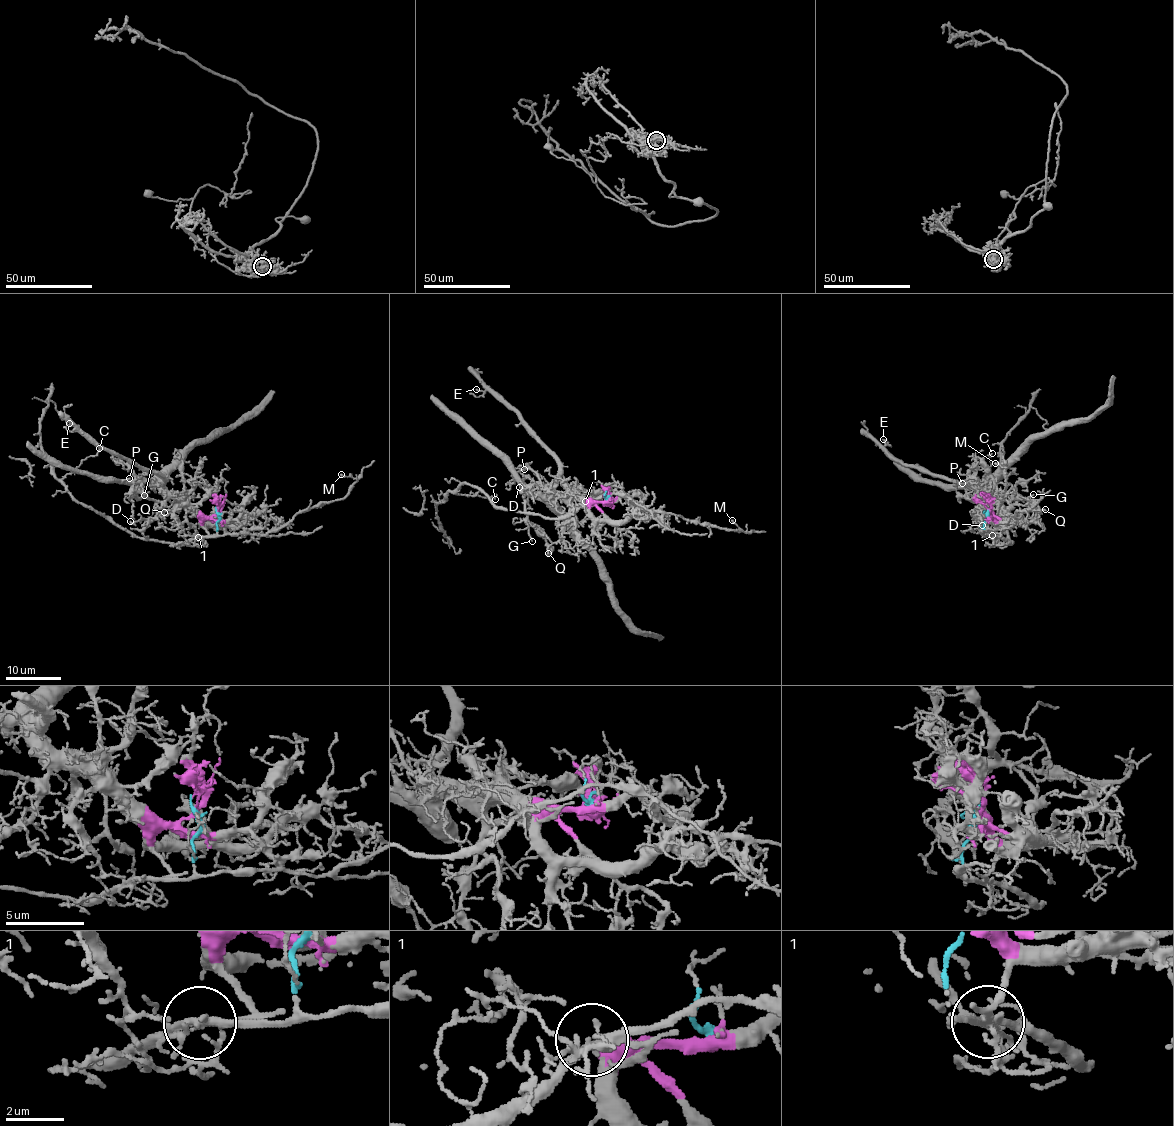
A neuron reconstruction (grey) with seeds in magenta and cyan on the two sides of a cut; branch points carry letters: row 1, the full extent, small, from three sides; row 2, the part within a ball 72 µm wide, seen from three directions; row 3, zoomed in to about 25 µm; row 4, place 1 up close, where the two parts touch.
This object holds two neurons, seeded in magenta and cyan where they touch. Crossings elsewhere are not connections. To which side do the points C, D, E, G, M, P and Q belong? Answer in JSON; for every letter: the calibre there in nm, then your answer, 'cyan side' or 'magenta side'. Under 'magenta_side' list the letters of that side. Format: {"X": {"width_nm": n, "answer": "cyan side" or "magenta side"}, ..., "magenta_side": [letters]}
{"C": {"width_nm": 150, "answer": "cyan side"}, "D": {"width_nm": 80, "answer": "magenta side"}, "E": {"width_nm": 130, "answer": "magenta side"}, "G": {"width_nm": 130, "answer": "magenta side"}, "M": {"width_nm": 140, "answer": "cyan side"}, "P": {"width_nm": 70, "answer": "magenta side"}, "Q": {"width_nm": 100, "answer": "magenta side"}, "magenta_side": ["D", "E", "G", "P", "Q"]}

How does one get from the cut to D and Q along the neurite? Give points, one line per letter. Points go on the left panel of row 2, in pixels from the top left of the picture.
D: (217, 511), (211, 517), (198, 517), (179, 500), (169, 499), (157, 516), (130, 521)
Q: (217, 511), (211, 517), (205, 517), (180, 495), (171, 509), (163, 512)

